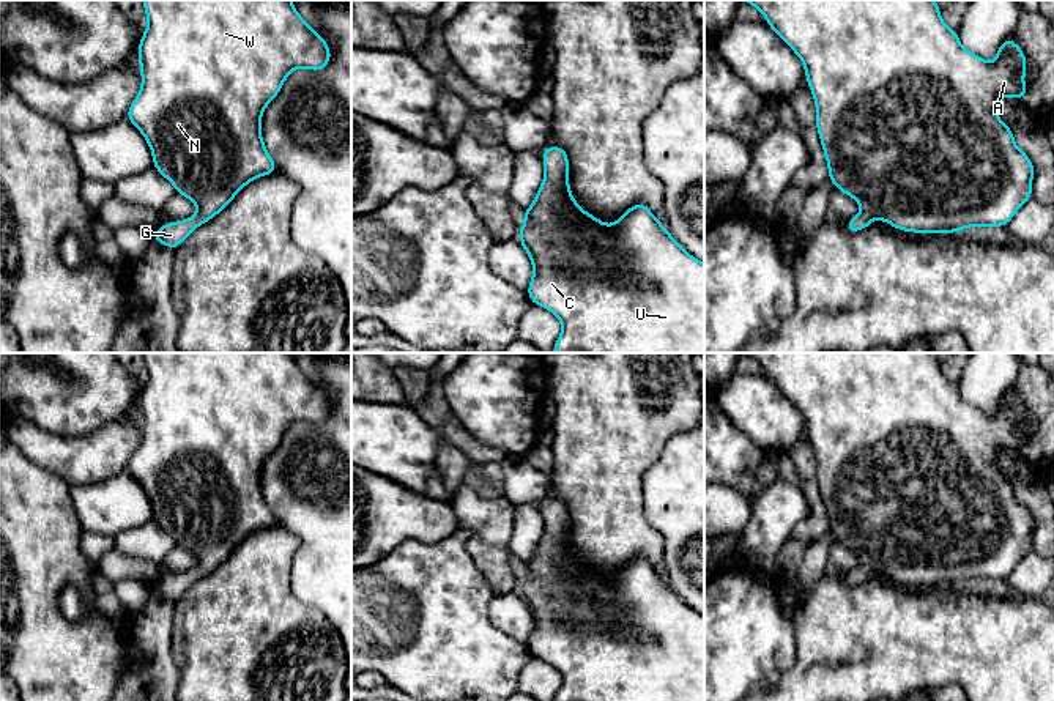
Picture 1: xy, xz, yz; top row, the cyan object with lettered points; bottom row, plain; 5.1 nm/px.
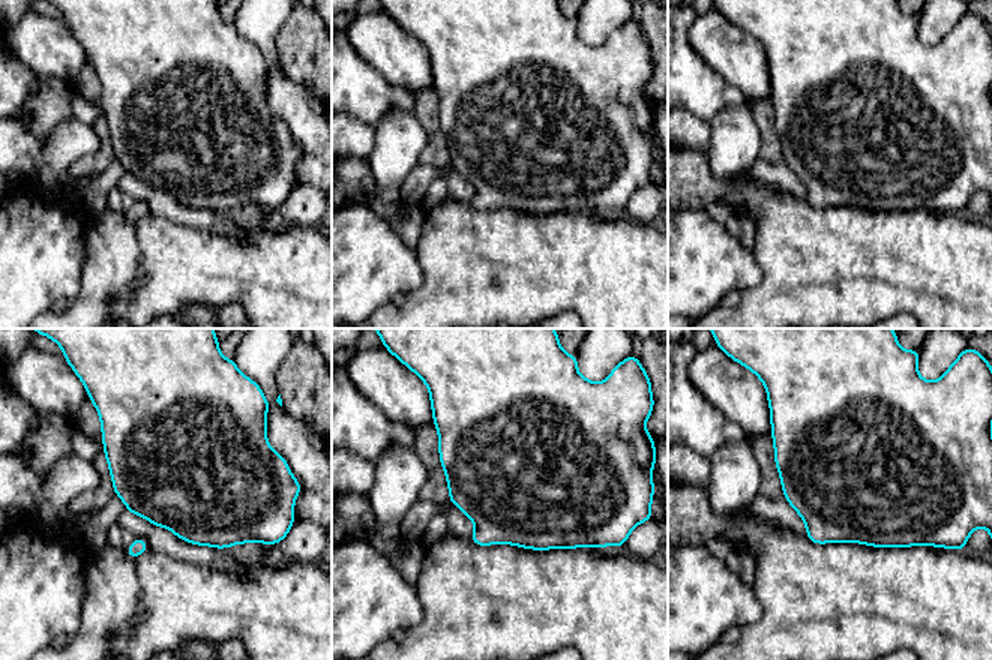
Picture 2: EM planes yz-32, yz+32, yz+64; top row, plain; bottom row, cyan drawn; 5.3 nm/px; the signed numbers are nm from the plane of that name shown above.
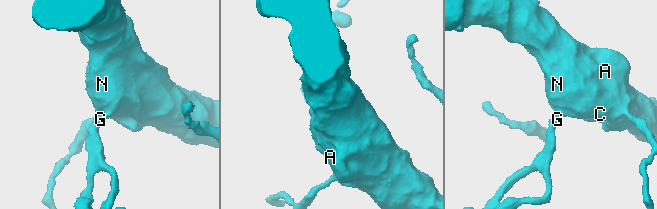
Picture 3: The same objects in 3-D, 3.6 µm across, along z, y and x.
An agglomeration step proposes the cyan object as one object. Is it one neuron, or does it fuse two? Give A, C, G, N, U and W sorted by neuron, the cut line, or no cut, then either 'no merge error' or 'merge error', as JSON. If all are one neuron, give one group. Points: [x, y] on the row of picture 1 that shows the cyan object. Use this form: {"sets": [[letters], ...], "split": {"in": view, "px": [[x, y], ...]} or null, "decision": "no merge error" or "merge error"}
{"sets": [["A", "C", "G", "N", "U", "W"]], "split": null, "decision": "no merge error"}

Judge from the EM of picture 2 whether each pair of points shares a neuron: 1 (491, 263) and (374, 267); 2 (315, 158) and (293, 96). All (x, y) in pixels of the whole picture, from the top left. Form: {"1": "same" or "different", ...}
{"1": "different", "2": "same"}

